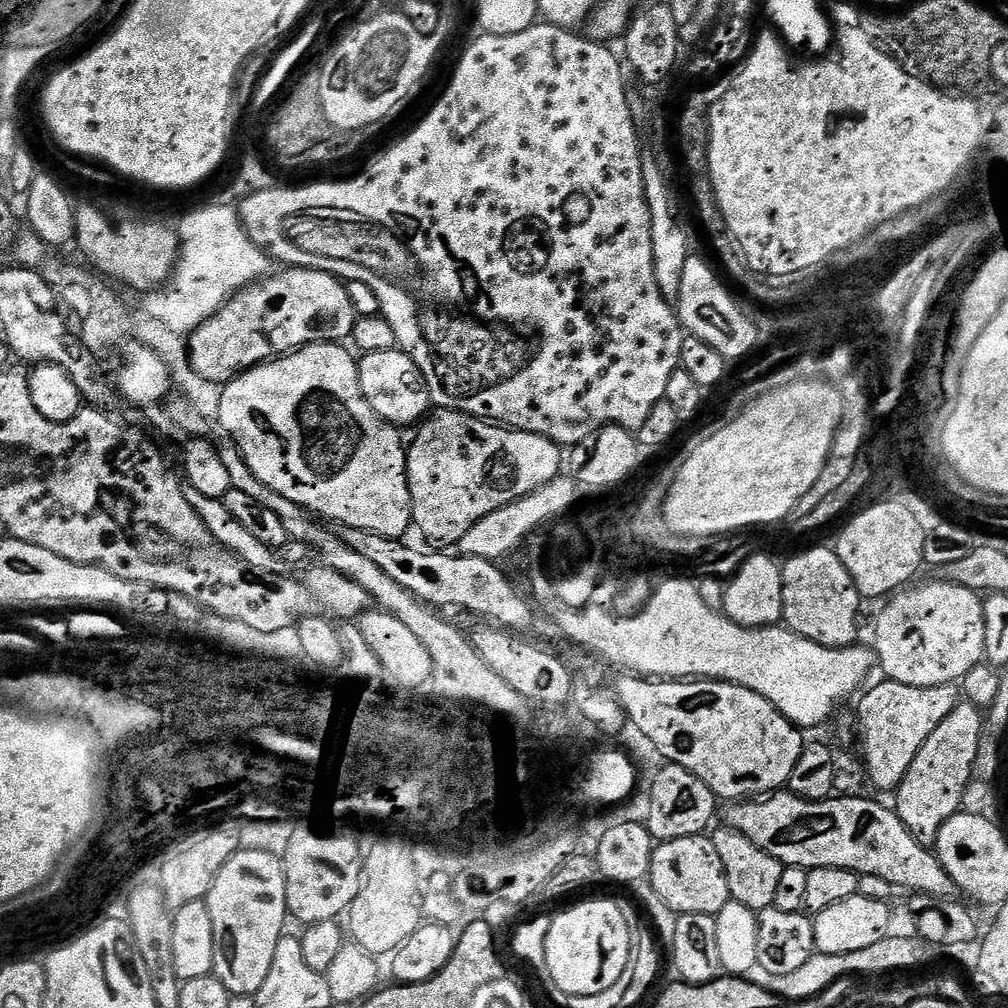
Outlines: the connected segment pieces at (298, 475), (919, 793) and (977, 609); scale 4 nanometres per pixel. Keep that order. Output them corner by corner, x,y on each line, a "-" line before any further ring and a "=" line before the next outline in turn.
340,342
307,344
304,348
297,348
277,359
269,360
267,364
257,364
247,372
241,372
239,376
223,385
221,392
224,393
220,396
220,424
224,427
223,431
232,437
236,449
240,451
242,458
250,466
250,470
254,470
257,478
266,486
270,486
270,490
277,491
283,498
296,503
305,513
315,514
332,524
345,524
348,527
356,527
358,530
372,532
375,536
399,540
405,535
403,532
407,528
413,527
406,444
405,441
400,441
401,429
395,424
387,424
376,413
374,406
370,406
370,402
366,402
360,385
357,357
355,355
352,357
344,347
345,345
=
957,703
954,711
938,722
938,730
922,742
918,758
910,762
910,770
906,770
899,788
895,789
894,811
902,818
902,826
914,834
923,848
932,848
942,826
961,811
963,804
960,803
968,792
968,783
971,785
974,780
972,767
974,758
978,758
978,742
984,732
985,719
985,713
975,705
=
928,582
925,588
905,587
903,590
895,593
887,601
888,604
880,612
880,617
876,620
876,648
874,647
874,656
878,661
878,668
884,671
883,675
894,682
902,682
906,686
942,686
943,684
955,685
960,682
970,670
974,670
984,660
984,647
986,646
986,622
984,621
984,601
981,593
963,588
957,584
941,584
939,582

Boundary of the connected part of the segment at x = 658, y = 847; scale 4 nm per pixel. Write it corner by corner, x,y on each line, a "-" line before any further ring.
707,835
657,843
652,850
646,880
652,884
658,898
677,914
715,916
730,899
722,858
718,858
718,850
714,850
714,842

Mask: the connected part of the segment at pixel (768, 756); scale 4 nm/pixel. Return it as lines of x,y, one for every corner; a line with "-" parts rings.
620,674
614,695
627,722
634,723
654,742
665,761
677,764
702,778
721,801
743,802
781,791
798,762
806,743
805,733
788,721
762,694
754,694
741,684
719,680
693,679
691,682
653,682
635,674

